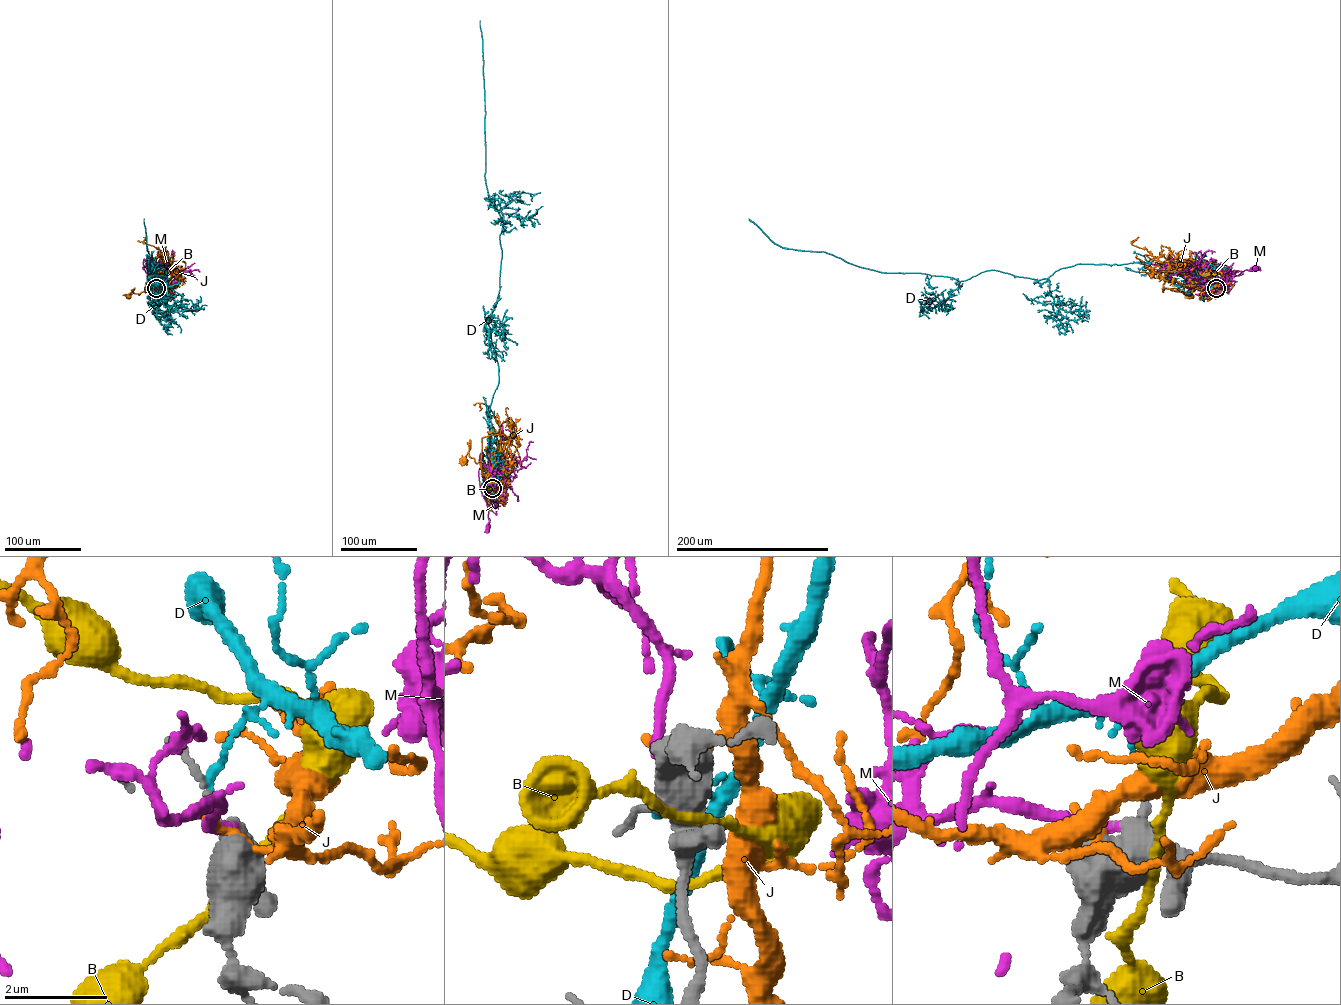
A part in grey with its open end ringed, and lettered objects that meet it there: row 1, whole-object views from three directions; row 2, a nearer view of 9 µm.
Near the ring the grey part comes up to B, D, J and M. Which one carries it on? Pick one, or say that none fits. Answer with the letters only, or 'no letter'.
M

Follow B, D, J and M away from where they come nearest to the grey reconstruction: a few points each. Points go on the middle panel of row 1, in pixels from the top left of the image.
B: (492, 489), (488, 489), (486, 479), (496, 478), (499, 469), (495, 431), (491, 430)
D: (492, 489), (488, 419), (498, 365), (488, 320), (499, 289), (503, 224), (485, 177), (480, 21)
J: (492, 488), (495, 480), (490, 474), (482, 472), (481, 460), (476, 463), (468, 452), (465, 460)
M: (492, 489), (492, 476), (481, 453), (479, 483), (488, 510), (488, 528)

